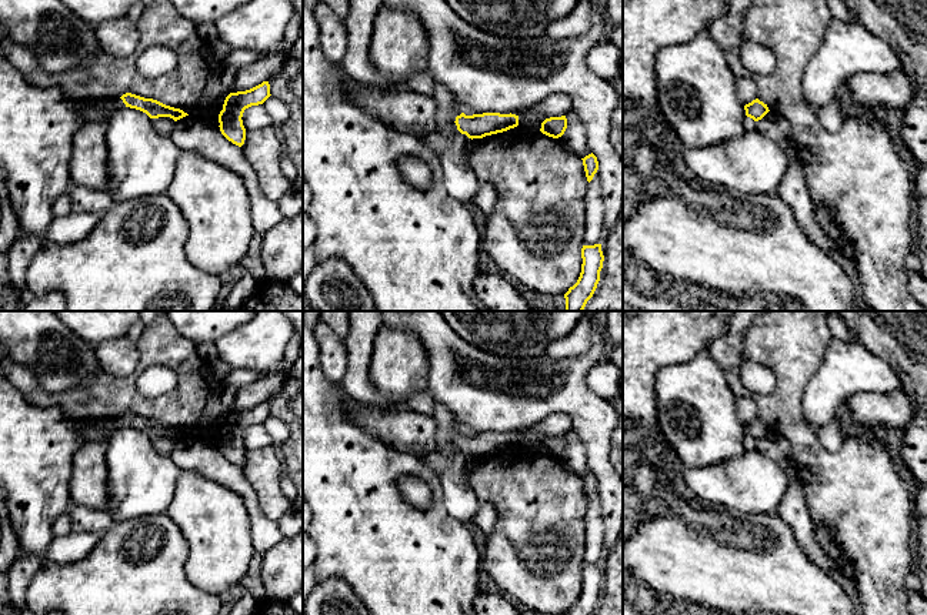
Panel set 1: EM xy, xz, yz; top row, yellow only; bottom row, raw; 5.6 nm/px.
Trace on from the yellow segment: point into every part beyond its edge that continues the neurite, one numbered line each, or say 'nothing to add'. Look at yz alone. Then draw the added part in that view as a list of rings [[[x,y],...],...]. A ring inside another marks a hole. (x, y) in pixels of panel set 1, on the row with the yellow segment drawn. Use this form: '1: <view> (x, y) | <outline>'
nothing to add

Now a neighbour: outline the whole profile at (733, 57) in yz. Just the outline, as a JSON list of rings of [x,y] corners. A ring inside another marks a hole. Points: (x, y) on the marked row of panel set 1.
[[[741,46],[734,47],[728,53],[726,53],[726,59],[736,77],[748,76],[747,68],[741,63]]]

